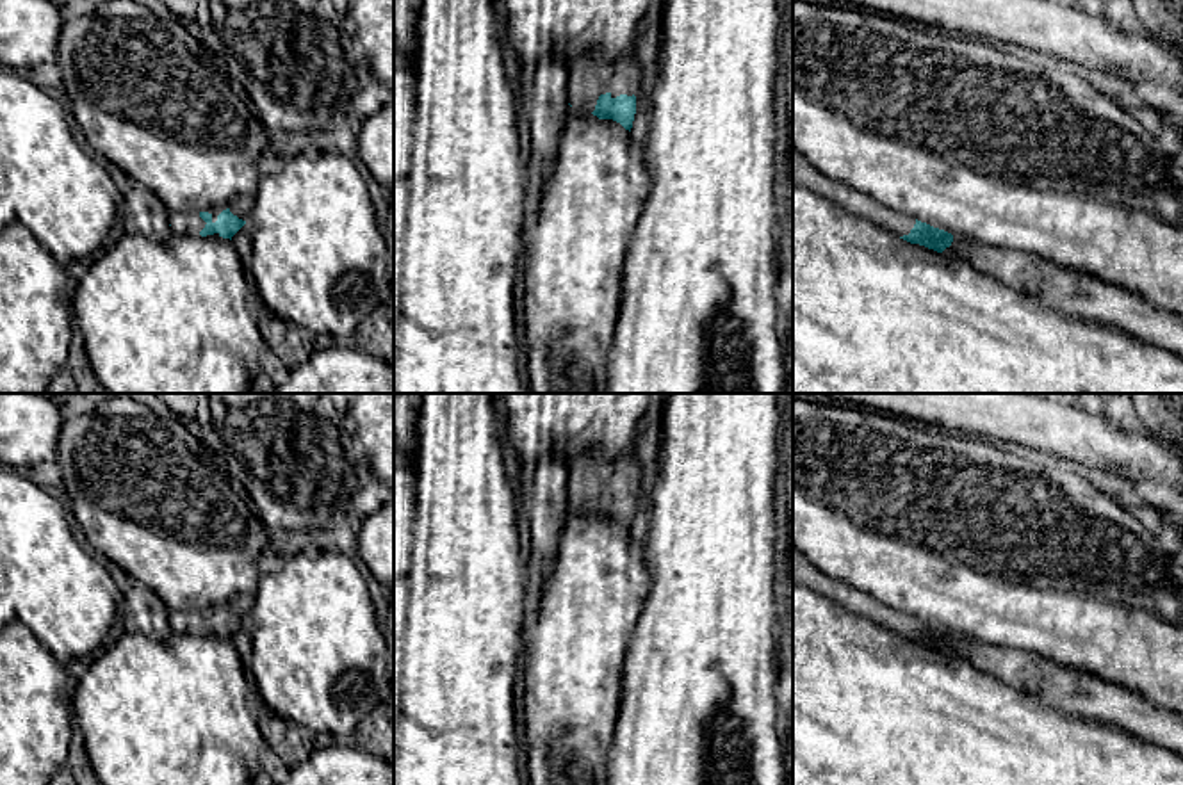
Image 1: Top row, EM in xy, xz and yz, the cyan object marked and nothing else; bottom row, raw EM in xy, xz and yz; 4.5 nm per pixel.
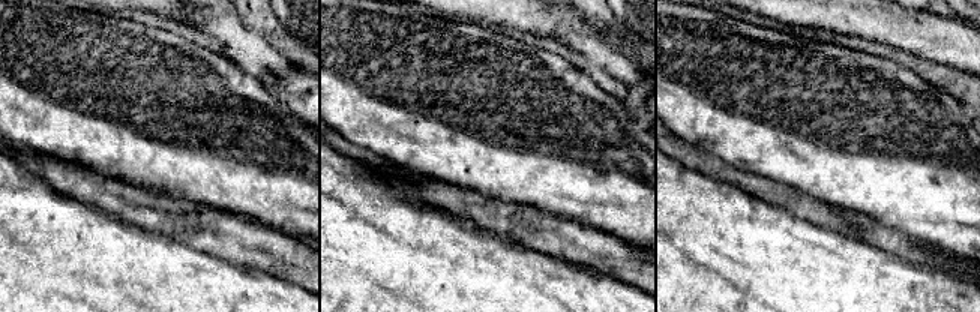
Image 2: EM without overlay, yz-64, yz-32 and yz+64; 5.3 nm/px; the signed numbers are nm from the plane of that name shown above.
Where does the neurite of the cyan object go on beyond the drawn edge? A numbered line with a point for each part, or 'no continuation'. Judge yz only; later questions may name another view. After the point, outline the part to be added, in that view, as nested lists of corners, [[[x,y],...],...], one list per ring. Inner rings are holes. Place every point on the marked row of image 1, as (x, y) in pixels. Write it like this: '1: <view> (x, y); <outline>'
1: yz (806, 175); [[[793,148],[793,182],[816,192],[818,196],[839,205],[841,208],[852,212],[857,217],[868,219],[898,237],[909,235],[916,224],[914,217],[902,215],[882,203],[875,201],[871,196],[843,183],[832,180],[820,173],[814,166],[807,162]]]

